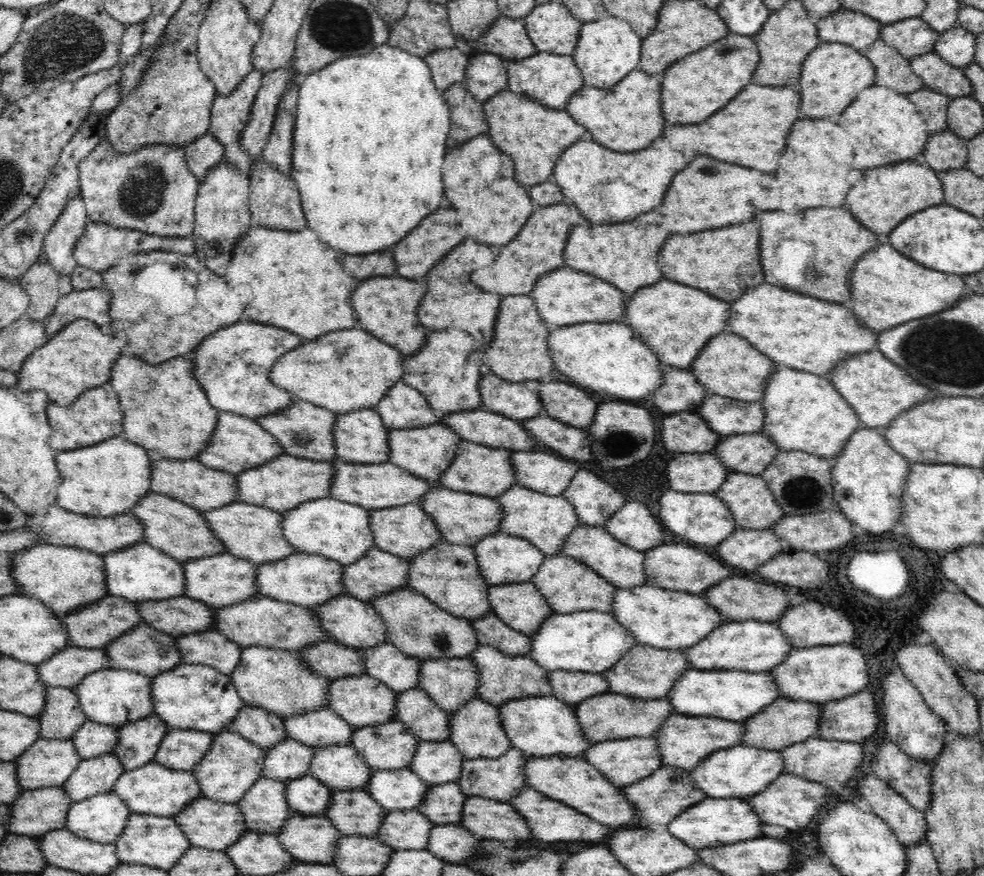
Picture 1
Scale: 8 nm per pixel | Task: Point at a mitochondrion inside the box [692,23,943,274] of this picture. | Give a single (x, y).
(724, 50)

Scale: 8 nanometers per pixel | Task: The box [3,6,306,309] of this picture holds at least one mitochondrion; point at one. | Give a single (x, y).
(66, 44)

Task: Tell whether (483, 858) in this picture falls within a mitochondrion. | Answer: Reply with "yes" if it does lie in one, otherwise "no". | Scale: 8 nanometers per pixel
yes

